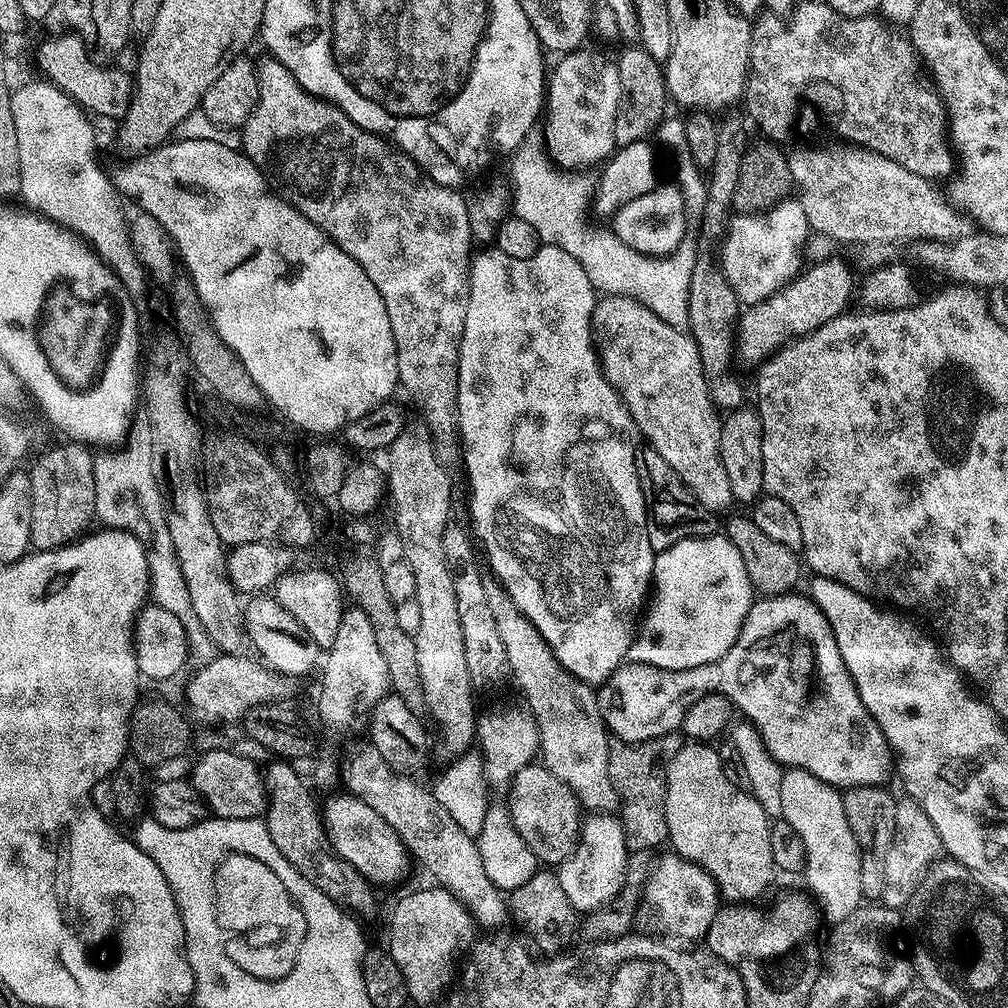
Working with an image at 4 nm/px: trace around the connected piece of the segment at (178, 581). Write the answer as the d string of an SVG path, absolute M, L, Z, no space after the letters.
M136 444L122 449L121 452L112 451L116 450L97 451L92 458L94 462L95 519L101 520L101 525L122 528L124 531L137 536L144 543L146 558L148 559L151 599L158 606L170 610L170 614L174 614L179 620L187 621L192 616L190 592L186 590L186 582L182 578L182 572L174 554L174 542L170 542L170 526L166 526L166 514L164 513L164 496L160 493L160 487L154 478L152 456L148 454L140 456L140 448Z

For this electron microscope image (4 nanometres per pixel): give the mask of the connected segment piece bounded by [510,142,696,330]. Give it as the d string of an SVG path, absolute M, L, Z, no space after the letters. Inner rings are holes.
M525 142L516 149L514 155L511 157L512 160L512 180L510 179L510 208L515 216L522 219L525 222L530 222L534 226L534 230L537 232L537 238L540 244L553 244L558 246L562 250L566 250L566 254L573 256L578 263L582 266L582 270L586 270L586 278L590 278L593 288L599 290L601 293L609 296L629 296L631 300L638 301L642 306L646 306L646 310L650 310L662 320L666 322L666 326L674 326L675 328L684 330L688 327L688 319L690 318L690 274L694 274L694 262L696 259L692 257L692 240L685 240L682 238L682 242L678 245L675 251L672 252L671 256L646 256L634 250L630 246L626 246L626 242L622 242L617 238L615 232L611 230L605 230L603 232L600 228L592 228L589 232L584 232L584 228L580 225L580 219L584 216L584 208L586 212L586 205L589 203L590 197L594 191L593 181L587 180L587 175L584 174L571 174L564 170L559 170L554 167L551 160L549 160L547 153L543 147L536 146L531 148L531 143Z

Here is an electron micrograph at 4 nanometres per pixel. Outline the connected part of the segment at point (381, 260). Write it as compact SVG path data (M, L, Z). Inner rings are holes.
M265 58L259 61L256 69L258 74L258 90L260 97L256 103L256 109L252 112L247 123L242 129L242 151L244 155L249 156L264 173L265 177L274 179L280 183L279 191L289 204L294 205L299 212L310 222L314 222L319 228L327 234L330 239L336 243L378 286L378 294L382 294L382 302L386 302L386 314L390 318L390 330L394 330L394 346L398 354L398 370L400 371L400 384L410 395L416 399L416 404L420 407L423 423L428 425L432 431L432 440L436 443L436 453L438 458L445 462L459 459L459 441L458 429L456 426L456 402L458 400L458 354L460 353L460 339L462 330L466 326L466 306L468 305L468 266L474 255L474 237L472 227L470 226L470 214L468 213L468 202L457 189L446 188L434 182L428 177L414 161L408 157L405 152L393 146L382 136L375 136L372 132L367 132L358 127L346 114L342 114L340 109L325 100L317 100L315 96L309 95L302 85L282 66L282 62L271 58Z

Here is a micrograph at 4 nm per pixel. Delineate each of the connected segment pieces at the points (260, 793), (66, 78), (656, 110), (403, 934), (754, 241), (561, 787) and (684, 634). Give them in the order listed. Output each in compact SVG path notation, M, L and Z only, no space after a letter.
M212 748L200 757L196 756L190 783L212 816L255 820L265 815L268 790L264 786L264 772L250 757L240 752L231 752L228 748Z
M52 34L47 38L49 40L42 41L36 48L36 64L40 67L39 75L48 83L59 86L66 95L74 98L74 102L93 117L108 115L116 121L123 118L128 109L128 103L132 101L133 77L115 66L104 68L108 66L93 59L88 45L75 34Z
M628 46L620 57L615 57L614 63L618 70L618 82L622 86L618 114L614 118L614 138L620 146L633 144L639 140L647 141L660 121L665 118L664 107L669 107L670 104L661 61L650 58L650 54L646 54L644 48Z
M431 887L410 892L393 906L392 929L386 941L389 954L406 978L408 999L413 1005L432 1004L449 991L458 972L456 963L461 963L478 936L478 925L467 904L442 887Z
M785 198L764 211L736 214L729 219L728 231L722 241L724 254L721 253L720 260L741 305L761 304L800 275L800 255L808 236L808 219L796 198Z
M533 762L516 776L510 794L512 797L507 797L506 803L512 811L514 826L539 863L544 866L558 866L568 859L580 841L582 827L580 801L576 799L570 786L566 786L562 778L554 778L554 774L550 774L543 763Z
M724 534L686 538L656 553L650 588L654 595L639 621L632 645L628 647L627 659L633 664L653 664L671 672L706 666L706 662L722 658L722 654L734 646L754 599L742 554L738 554L738 546Z

